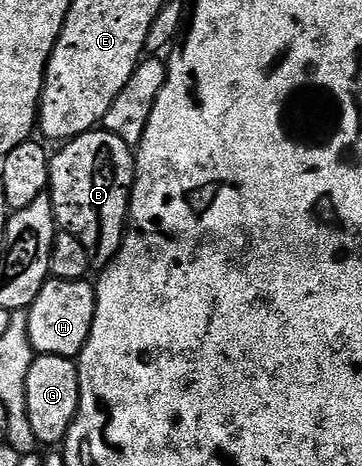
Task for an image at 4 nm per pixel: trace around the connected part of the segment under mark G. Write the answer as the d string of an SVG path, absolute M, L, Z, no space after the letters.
M37 355L30 362L29 372L25 375L25 396L33 438L38 444L64 444L69 426L73 423L73 418L79 409L80 392L81 382L74 360L54 355Z

